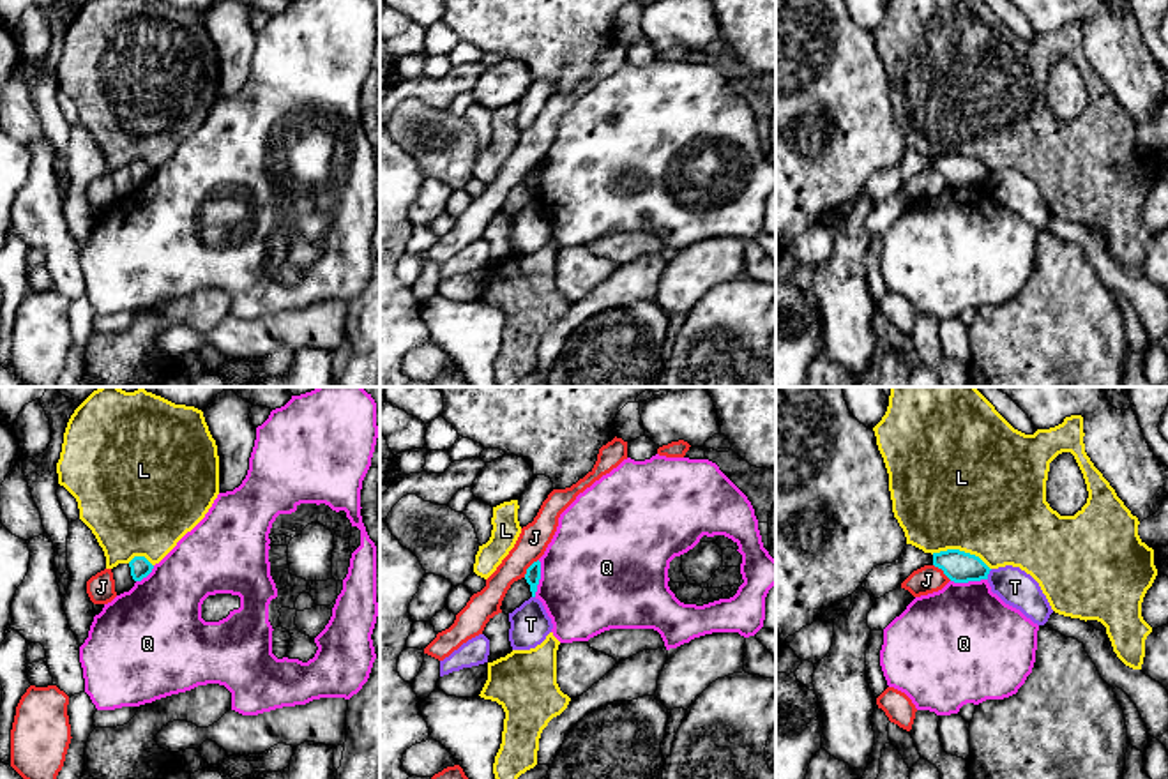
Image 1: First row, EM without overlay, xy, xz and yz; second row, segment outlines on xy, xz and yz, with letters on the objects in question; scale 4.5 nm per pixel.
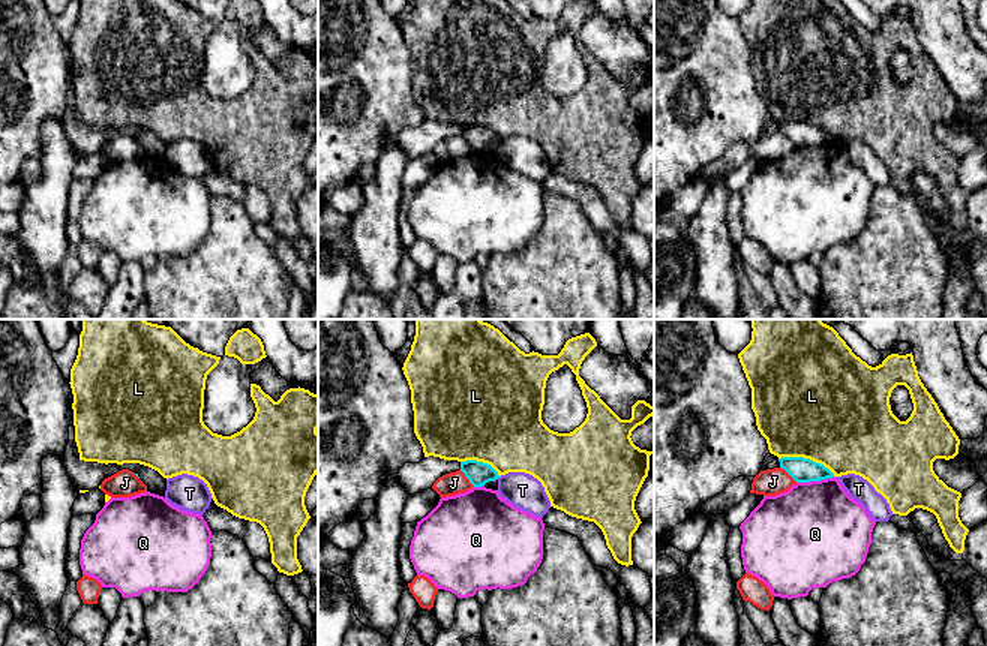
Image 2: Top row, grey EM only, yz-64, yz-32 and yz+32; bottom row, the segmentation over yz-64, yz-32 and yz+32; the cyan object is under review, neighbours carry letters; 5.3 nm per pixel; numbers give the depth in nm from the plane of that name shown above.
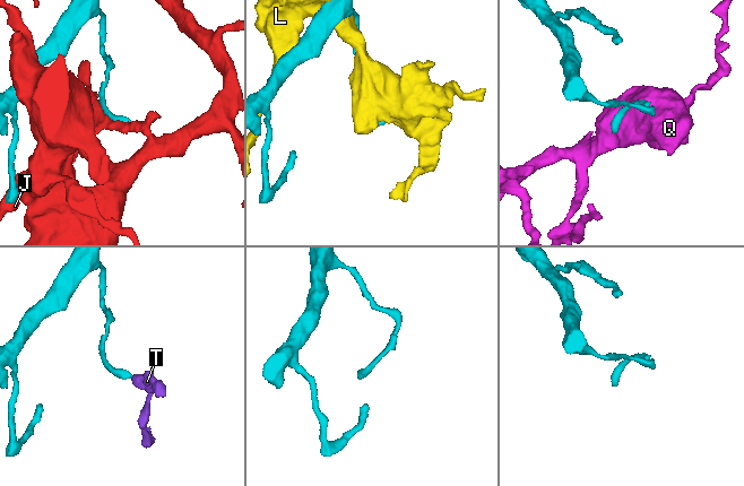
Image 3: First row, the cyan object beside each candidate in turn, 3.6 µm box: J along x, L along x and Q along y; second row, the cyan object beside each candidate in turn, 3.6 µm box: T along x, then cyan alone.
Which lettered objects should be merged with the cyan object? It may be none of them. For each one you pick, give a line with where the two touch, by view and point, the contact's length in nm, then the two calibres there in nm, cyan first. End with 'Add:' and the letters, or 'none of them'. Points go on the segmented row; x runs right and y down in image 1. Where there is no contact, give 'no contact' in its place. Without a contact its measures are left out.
Add: none of them

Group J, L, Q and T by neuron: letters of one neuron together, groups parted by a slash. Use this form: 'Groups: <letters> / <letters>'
Groups: J / L / Q / T

